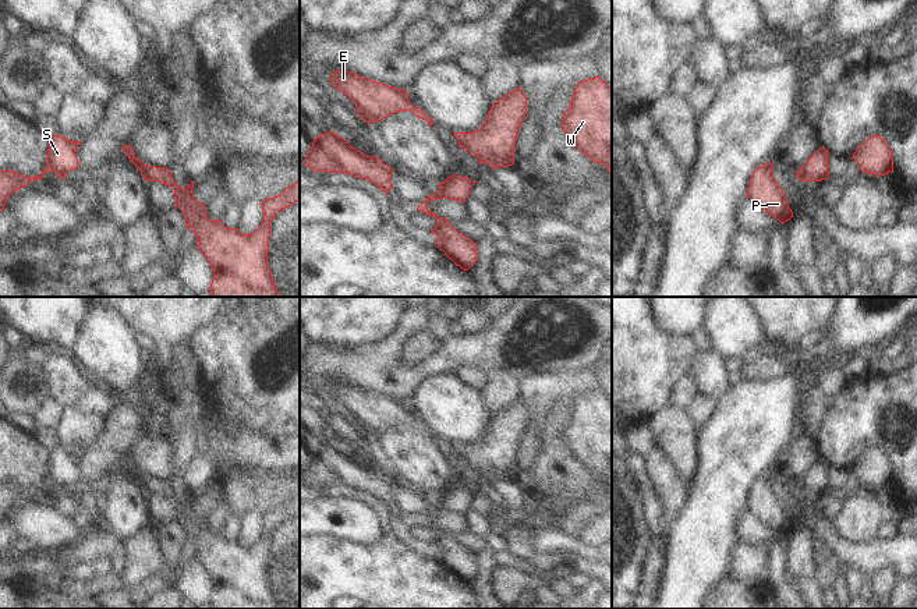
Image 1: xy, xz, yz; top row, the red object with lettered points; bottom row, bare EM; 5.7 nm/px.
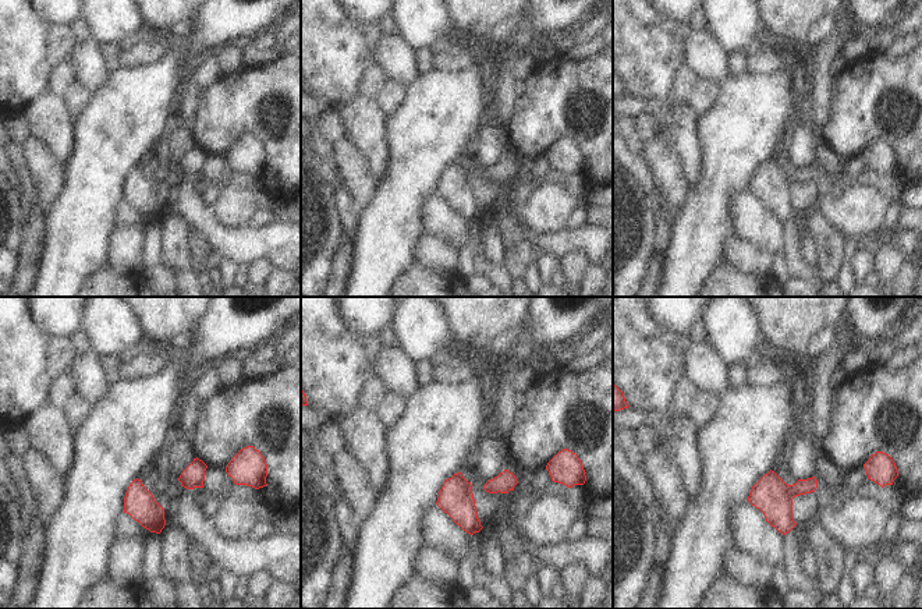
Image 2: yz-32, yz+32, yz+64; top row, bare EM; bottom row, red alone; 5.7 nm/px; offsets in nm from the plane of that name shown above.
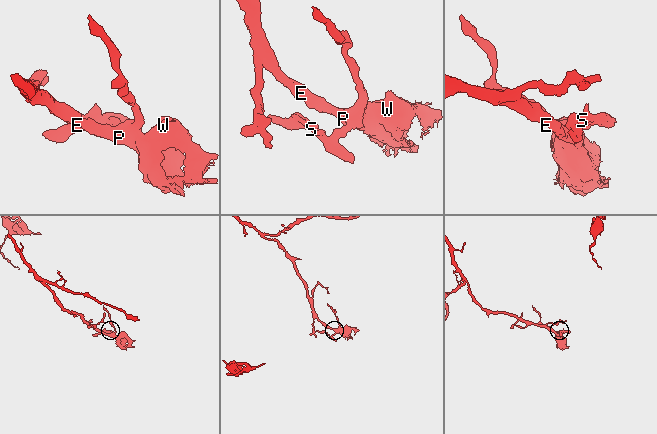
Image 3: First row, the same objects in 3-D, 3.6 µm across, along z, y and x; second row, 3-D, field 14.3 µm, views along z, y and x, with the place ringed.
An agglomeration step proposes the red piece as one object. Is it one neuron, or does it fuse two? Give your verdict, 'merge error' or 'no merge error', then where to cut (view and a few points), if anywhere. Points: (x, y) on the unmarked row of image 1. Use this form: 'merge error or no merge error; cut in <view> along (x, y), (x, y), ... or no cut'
no merge error; no cut

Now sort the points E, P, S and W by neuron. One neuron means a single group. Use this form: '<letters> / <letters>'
E P S W

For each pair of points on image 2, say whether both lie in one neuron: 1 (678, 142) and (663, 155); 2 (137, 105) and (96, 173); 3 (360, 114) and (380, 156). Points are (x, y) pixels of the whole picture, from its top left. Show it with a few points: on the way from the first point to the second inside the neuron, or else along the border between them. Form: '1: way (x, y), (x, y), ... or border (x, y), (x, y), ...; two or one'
1: border (667, 144), (681, 160), (687, 177); two
2: way (127, 121), (109, 140), (103, 156); one
3: way (365, 124), (375, 147); one

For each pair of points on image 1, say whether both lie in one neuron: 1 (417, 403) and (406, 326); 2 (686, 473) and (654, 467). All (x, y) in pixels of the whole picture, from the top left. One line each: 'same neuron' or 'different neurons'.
1: different neurons
2: different neurons

